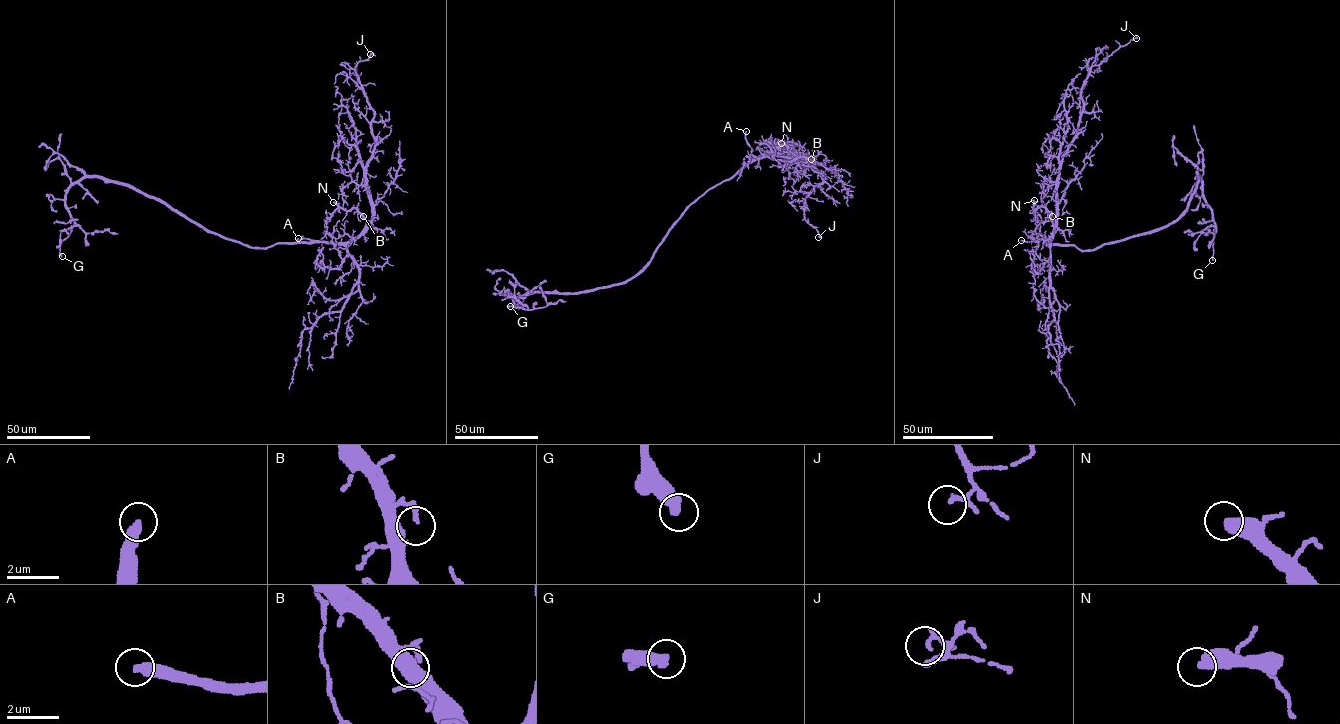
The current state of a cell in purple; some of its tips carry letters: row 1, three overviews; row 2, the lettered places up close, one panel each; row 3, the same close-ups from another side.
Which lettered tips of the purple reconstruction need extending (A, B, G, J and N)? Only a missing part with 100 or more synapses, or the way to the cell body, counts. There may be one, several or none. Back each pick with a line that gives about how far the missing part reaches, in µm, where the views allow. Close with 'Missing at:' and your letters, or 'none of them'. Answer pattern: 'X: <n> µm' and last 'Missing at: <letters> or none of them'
A: 40 µm
N: 30 µm
Missing at: A, N

